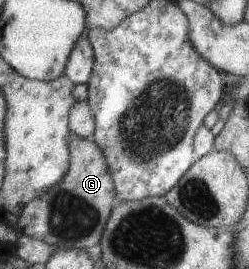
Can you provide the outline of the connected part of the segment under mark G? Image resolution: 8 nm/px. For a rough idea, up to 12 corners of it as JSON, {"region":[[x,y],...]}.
{"region":[[95,141],[70,172],[24,208],[21,234],[95,251],[116,199]]}

